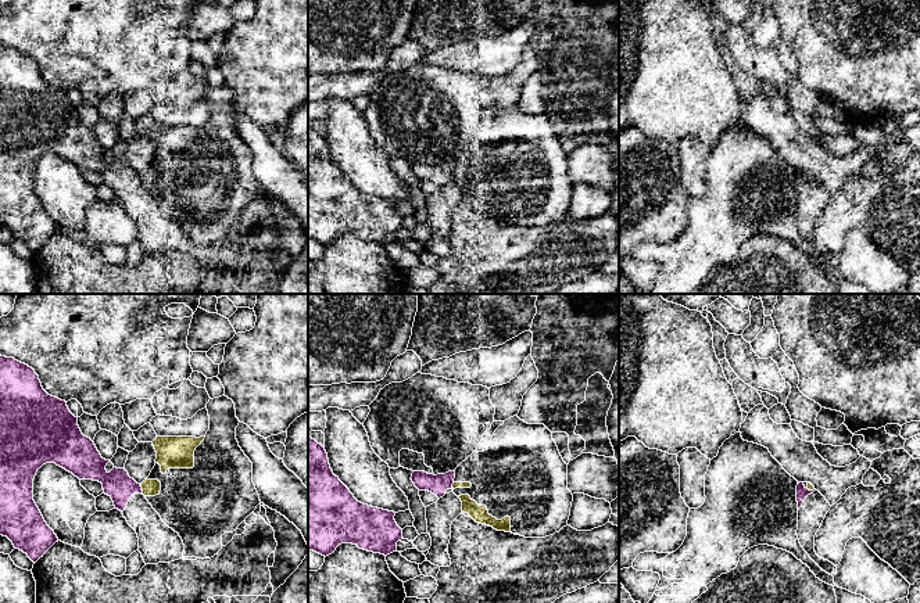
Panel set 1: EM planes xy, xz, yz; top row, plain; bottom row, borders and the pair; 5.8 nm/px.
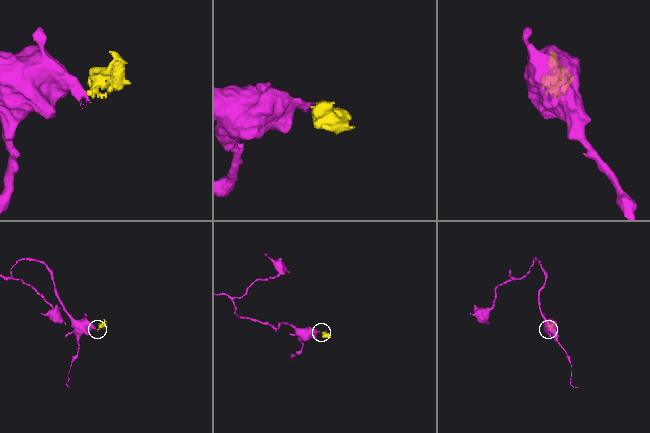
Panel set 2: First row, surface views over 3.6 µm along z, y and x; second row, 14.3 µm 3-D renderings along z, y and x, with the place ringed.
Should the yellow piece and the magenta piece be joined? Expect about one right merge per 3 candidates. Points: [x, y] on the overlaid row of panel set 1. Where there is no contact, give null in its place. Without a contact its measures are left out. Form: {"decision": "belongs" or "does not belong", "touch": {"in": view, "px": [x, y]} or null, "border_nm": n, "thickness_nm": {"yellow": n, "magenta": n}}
{"decision": "does not belong", "touch": {"in": "xy", "px": [142, 490]}, "border_nm": 60, "thickness_nm": {"yellow": 100, "magenta": 160}}

